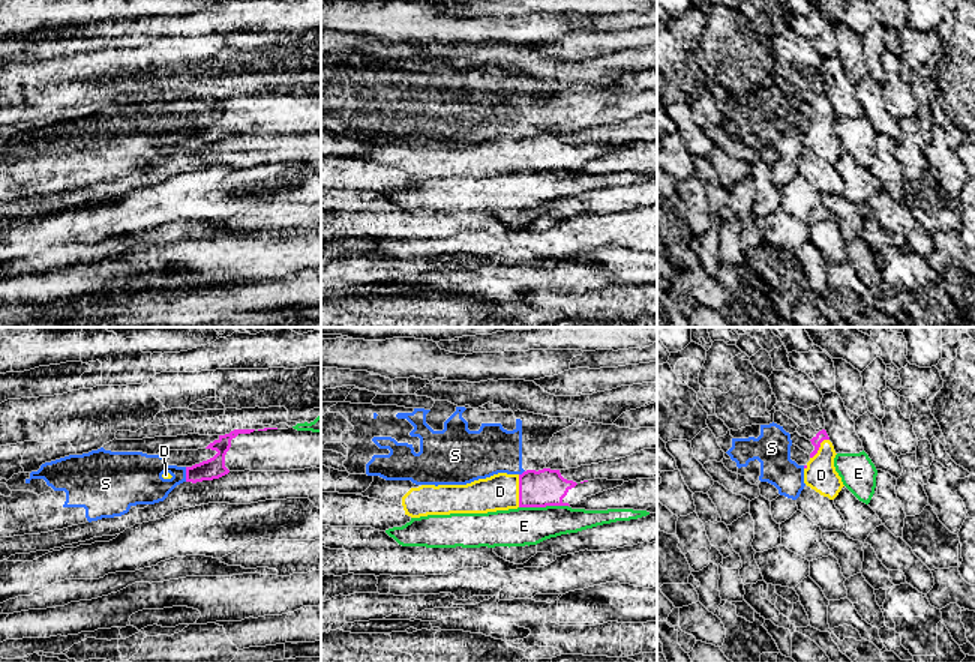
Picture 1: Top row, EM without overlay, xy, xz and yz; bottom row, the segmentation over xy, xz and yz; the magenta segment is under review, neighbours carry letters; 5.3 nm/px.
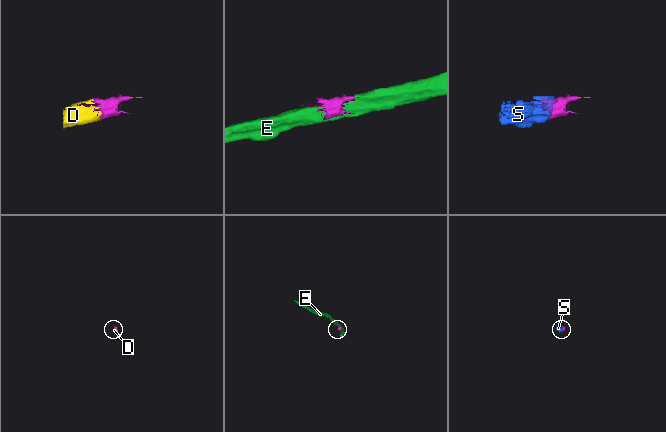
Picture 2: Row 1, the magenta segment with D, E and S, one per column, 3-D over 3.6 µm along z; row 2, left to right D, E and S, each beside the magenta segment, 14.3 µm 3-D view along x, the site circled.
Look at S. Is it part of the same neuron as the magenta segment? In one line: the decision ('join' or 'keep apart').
keep apart

